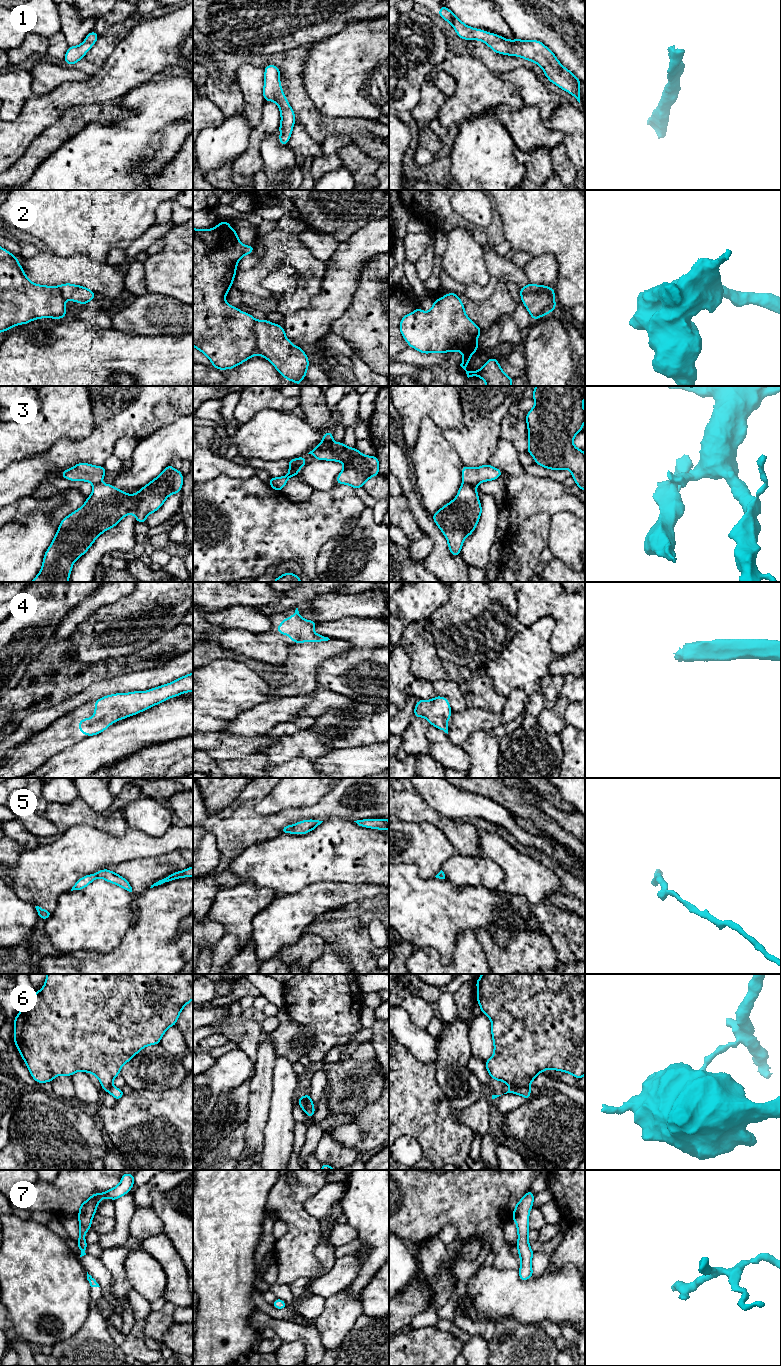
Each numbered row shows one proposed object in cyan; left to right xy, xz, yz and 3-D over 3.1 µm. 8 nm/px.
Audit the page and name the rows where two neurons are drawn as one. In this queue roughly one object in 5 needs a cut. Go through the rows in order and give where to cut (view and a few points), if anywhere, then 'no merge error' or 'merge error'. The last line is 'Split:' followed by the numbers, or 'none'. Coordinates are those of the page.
1: no cut | no merge error
2: xz (255, 321), (254, 334), (256, 352), (258, 354) | merge error
3: yz (463, 482), (469, 483), (474, 487) | merge error
4: no cut | no merge error
5: no cut | no merge error
6: yz (529, 1084), (510, 1086) | merge error
7: no cut | no merge error
Split: 2, 3, 6

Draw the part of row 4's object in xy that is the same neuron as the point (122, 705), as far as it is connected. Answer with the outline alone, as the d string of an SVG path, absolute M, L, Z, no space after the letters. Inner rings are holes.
M193 673L171 683L139 692L116 693L96 700L92 718L81 719L78 727L88 737L99 734L114 722L138 714L171 697L193 691Z

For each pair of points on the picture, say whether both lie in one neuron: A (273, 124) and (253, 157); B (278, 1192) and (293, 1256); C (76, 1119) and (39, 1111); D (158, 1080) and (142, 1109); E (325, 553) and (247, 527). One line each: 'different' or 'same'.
A: same
B: same
C: same
D: different
E: different

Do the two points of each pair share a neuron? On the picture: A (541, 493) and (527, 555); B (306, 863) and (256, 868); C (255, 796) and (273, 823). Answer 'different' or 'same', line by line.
A: same
B: same
C: same

